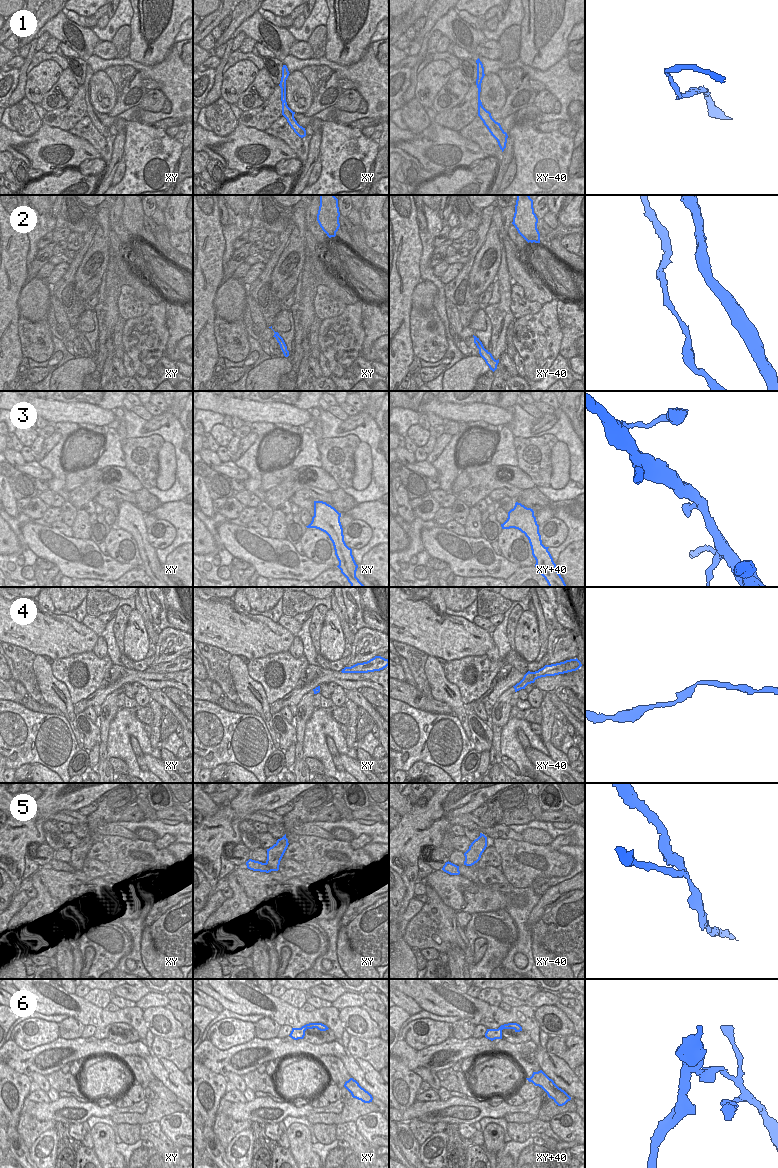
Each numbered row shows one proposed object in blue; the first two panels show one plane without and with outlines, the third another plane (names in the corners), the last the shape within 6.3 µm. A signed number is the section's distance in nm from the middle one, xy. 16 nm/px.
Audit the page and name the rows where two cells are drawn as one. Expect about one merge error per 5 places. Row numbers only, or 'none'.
5

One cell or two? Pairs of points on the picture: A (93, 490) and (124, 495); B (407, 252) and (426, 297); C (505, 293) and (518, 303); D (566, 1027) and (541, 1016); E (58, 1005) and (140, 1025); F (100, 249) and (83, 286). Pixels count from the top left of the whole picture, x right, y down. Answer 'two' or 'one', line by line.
A: one
B: two
C: two
D: one
E: one
F: one

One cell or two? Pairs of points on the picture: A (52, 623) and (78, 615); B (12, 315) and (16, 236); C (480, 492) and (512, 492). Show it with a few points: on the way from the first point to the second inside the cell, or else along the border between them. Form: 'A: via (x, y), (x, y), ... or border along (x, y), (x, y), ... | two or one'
A: border along (54, 613), (71, 616), (81, 623) | two
B: via (11, 295), (11, 286), (14, 283), (14, 256) | one
C: via (488, 485), (501, 485), (504, 488) | one

